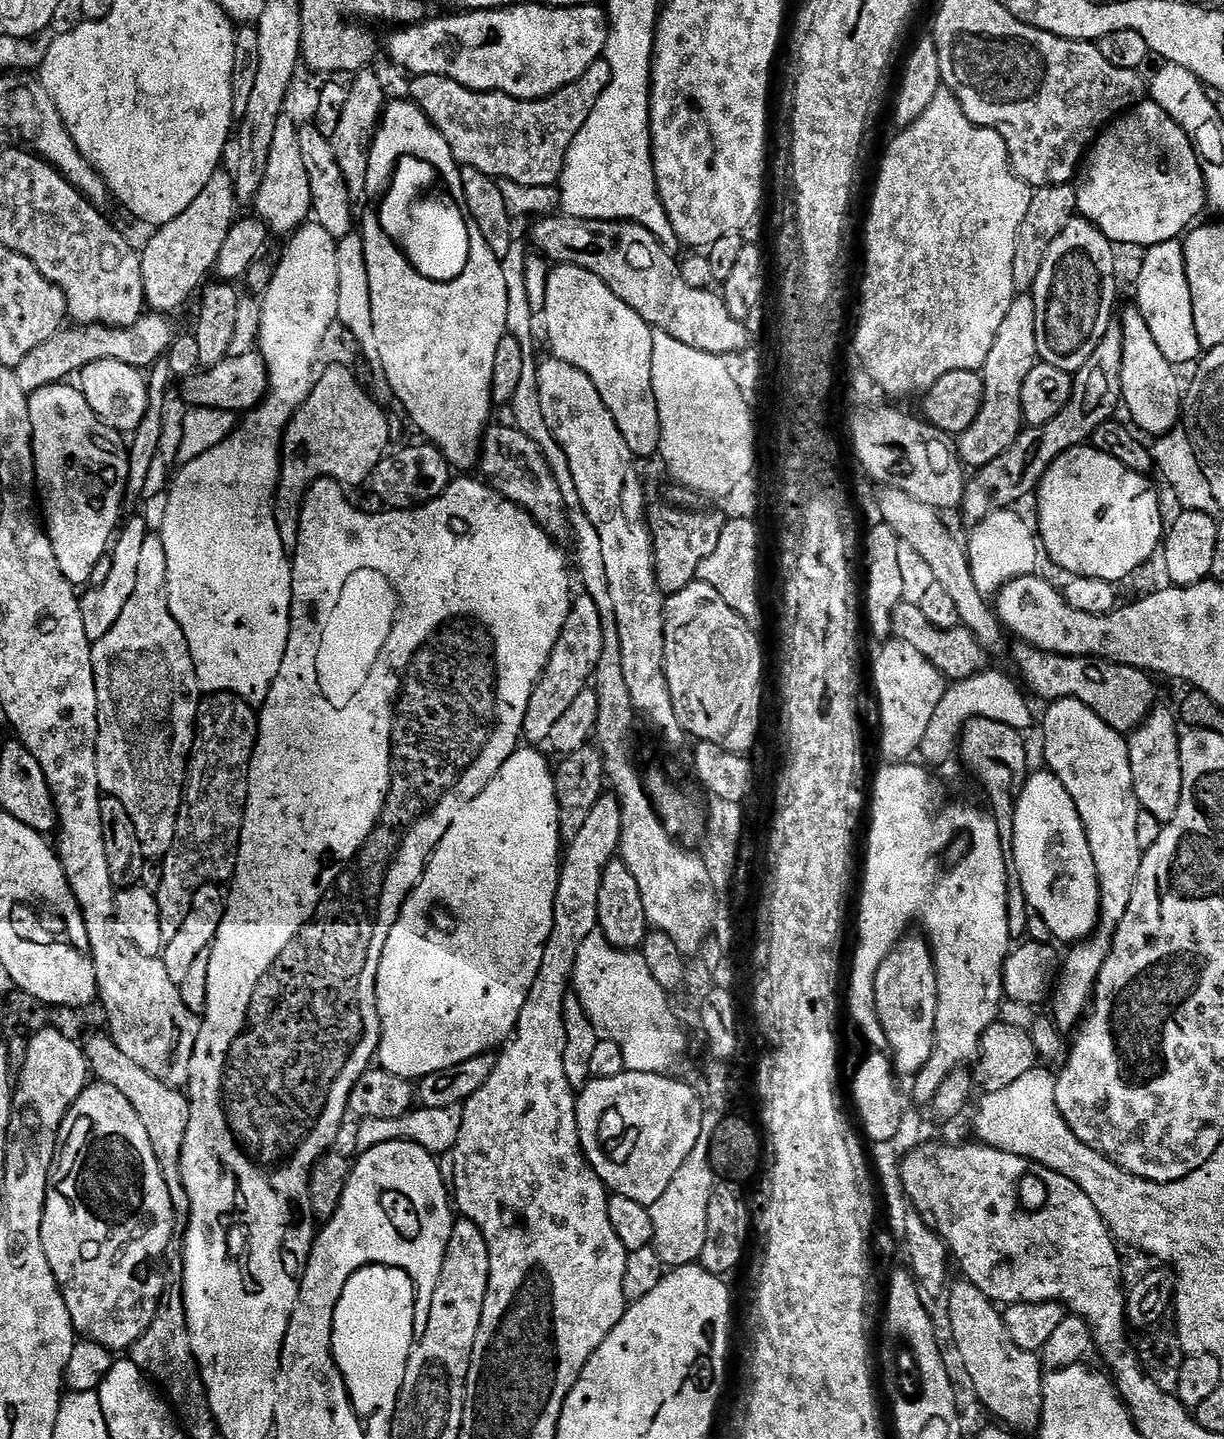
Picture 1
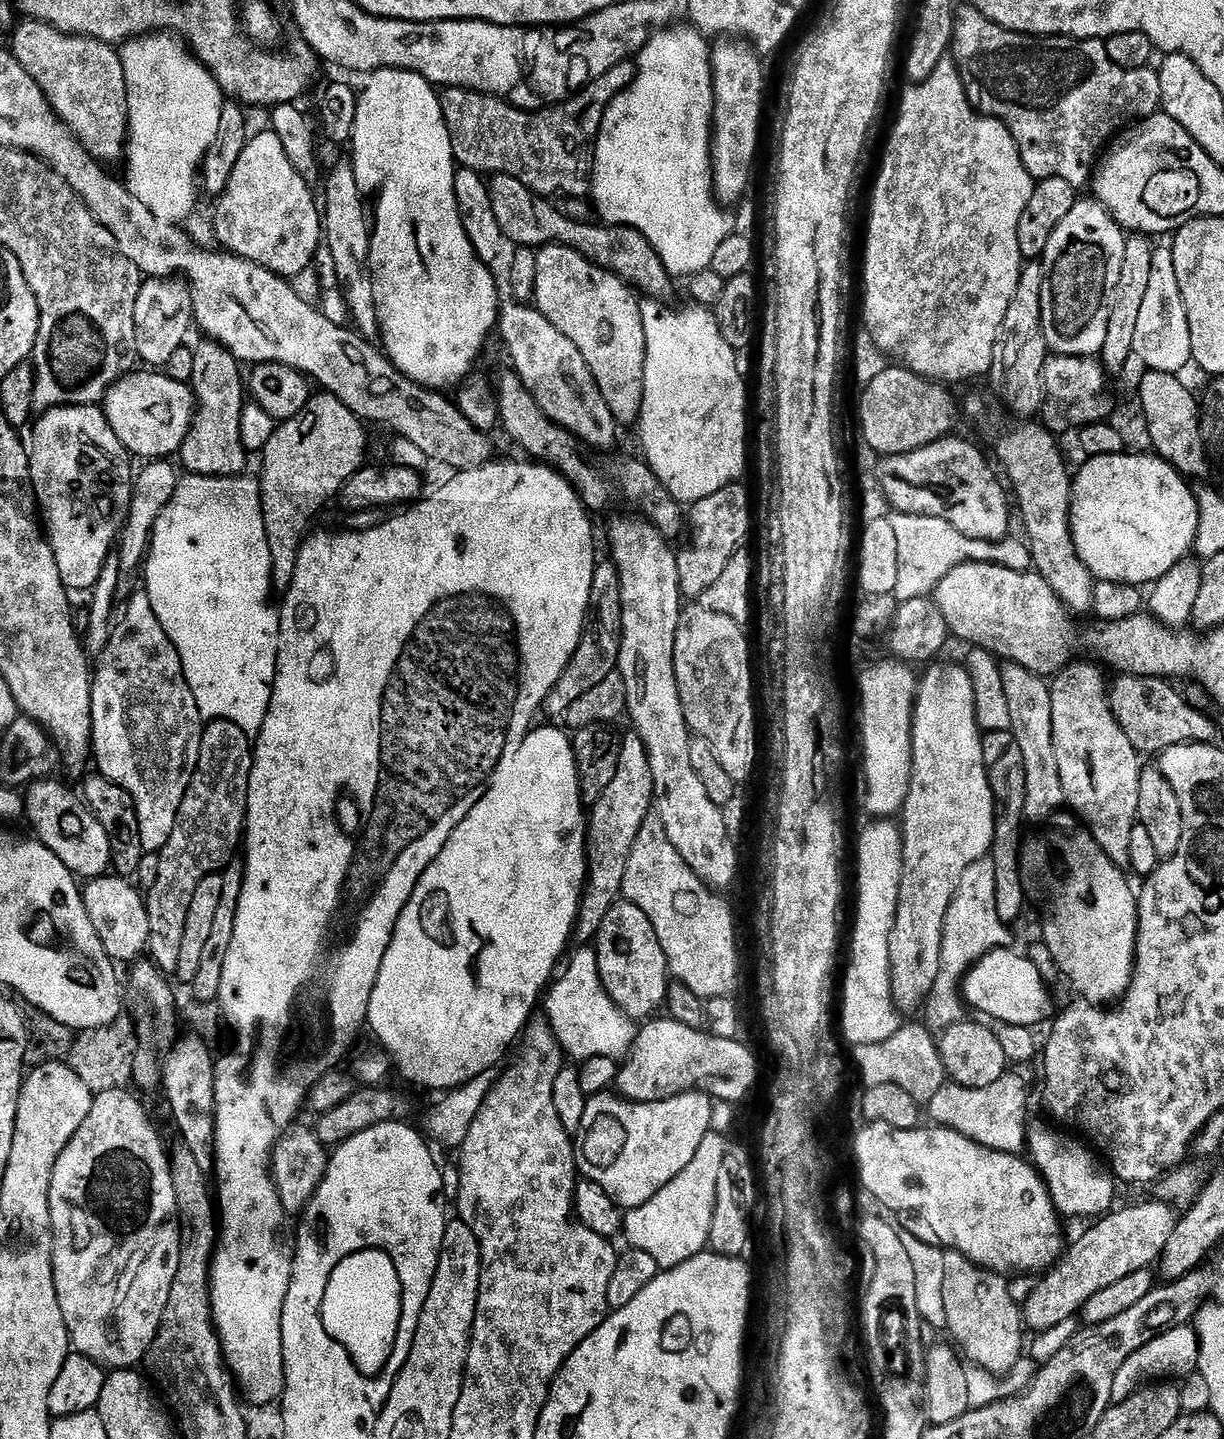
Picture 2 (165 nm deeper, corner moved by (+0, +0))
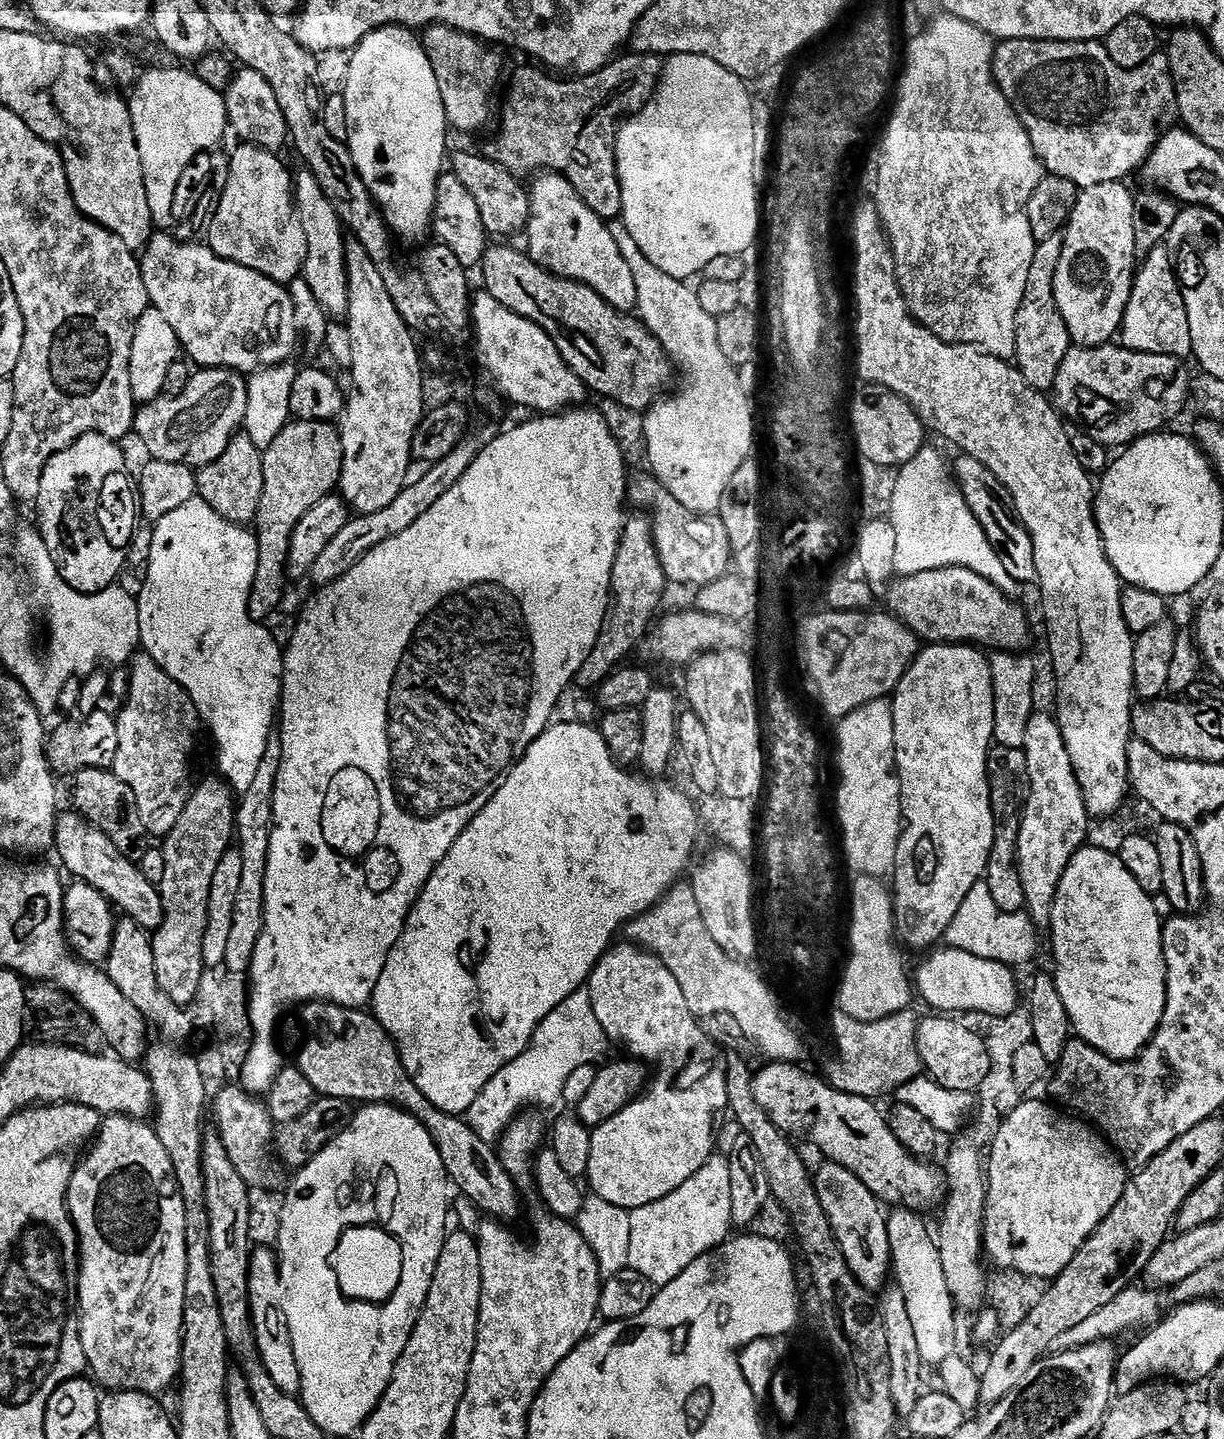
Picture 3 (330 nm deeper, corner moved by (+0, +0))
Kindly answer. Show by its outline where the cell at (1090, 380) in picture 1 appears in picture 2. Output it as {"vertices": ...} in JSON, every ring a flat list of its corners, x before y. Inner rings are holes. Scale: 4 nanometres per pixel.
{"vertices":[[1132,234,1125,239,1122,250,1122,271,1118,274,1118,286,1110,290,1110,323,1106,326,1106,342,1102,342,1099,361,1109,374,1120,372,1134,356,1134,333,1138,327,1138,318,1150,286,1150,273,1154,270,1153,241,1143,234]]}

